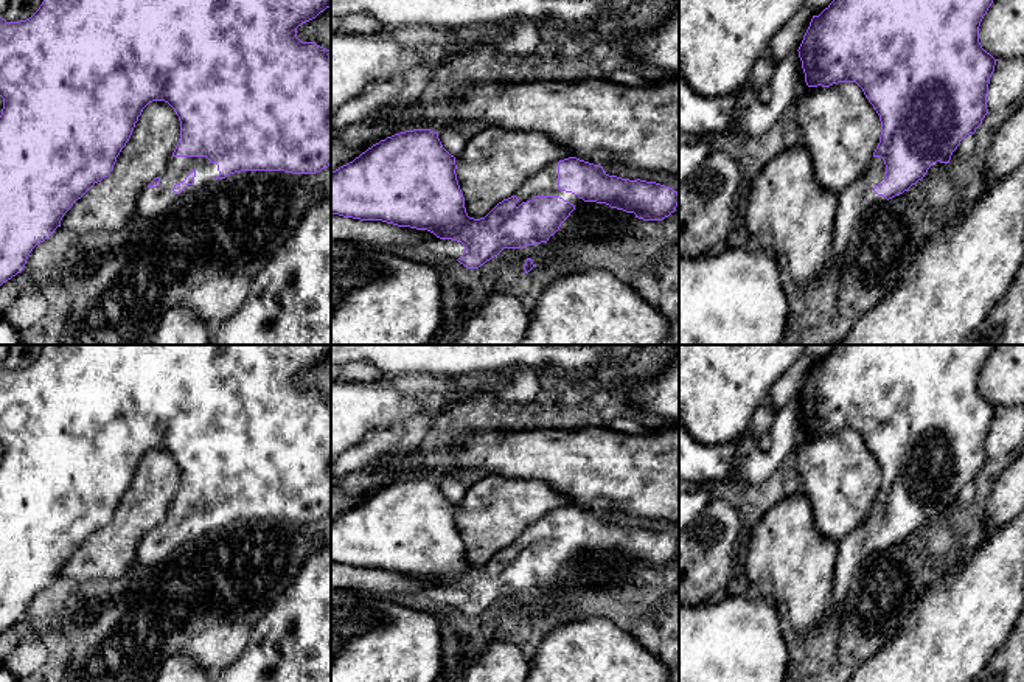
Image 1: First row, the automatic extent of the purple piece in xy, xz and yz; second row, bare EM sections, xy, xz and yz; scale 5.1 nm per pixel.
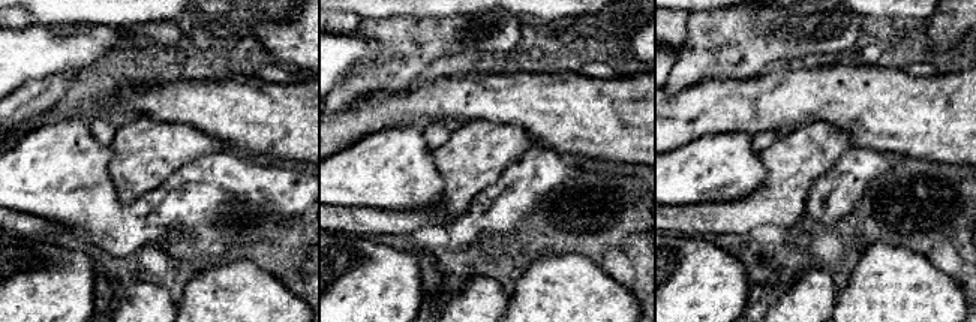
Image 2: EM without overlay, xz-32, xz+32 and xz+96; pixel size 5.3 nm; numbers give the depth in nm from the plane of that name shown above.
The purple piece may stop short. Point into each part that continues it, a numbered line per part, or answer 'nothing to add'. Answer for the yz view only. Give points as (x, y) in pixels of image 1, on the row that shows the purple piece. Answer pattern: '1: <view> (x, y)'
1: yz (855, 199)

